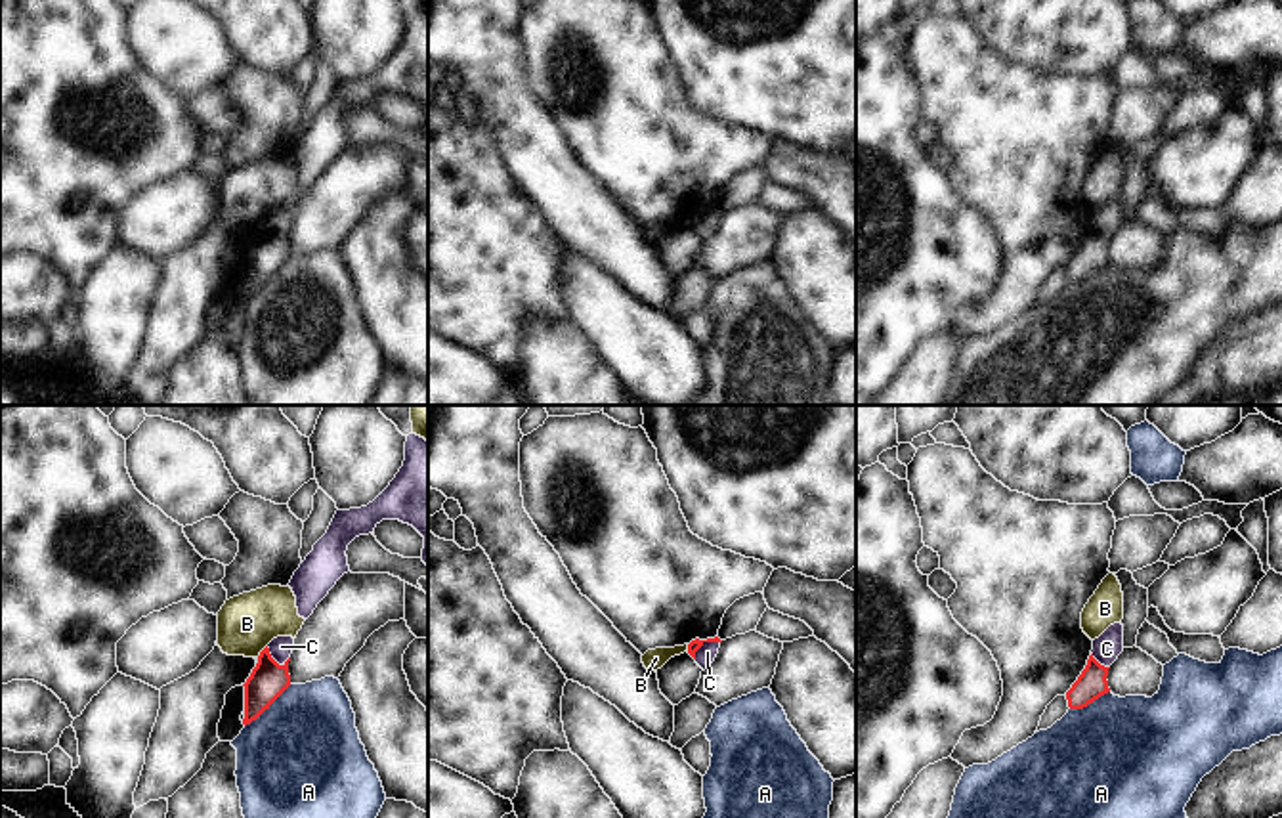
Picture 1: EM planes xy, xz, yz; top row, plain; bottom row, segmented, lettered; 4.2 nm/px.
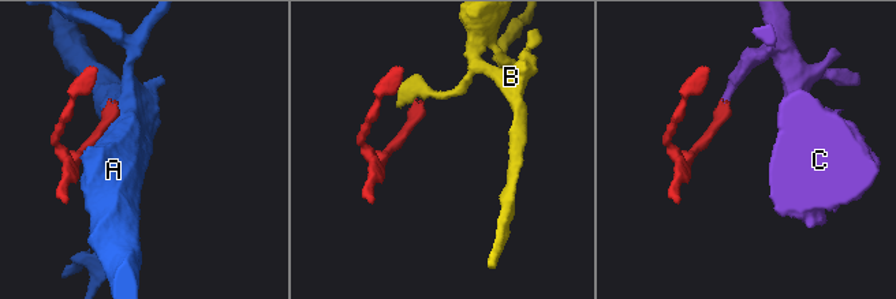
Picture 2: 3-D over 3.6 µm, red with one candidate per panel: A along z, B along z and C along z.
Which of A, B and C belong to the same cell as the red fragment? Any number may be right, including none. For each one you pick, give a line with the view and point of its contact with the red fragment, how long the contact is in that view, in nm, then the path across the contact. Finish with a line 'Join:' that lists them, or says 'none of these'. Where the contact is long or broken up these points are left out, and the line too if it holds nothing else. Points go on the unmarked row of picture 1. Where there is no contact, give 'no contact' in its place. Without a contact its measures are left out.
C: contact xz (702, 216); length 130 nm; way xz (694, 216), (702, 216), (707, 224)
Join: C

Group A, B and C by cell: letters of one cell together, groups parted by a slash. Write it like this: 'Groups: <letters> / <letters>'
Groups: A / B / C.

